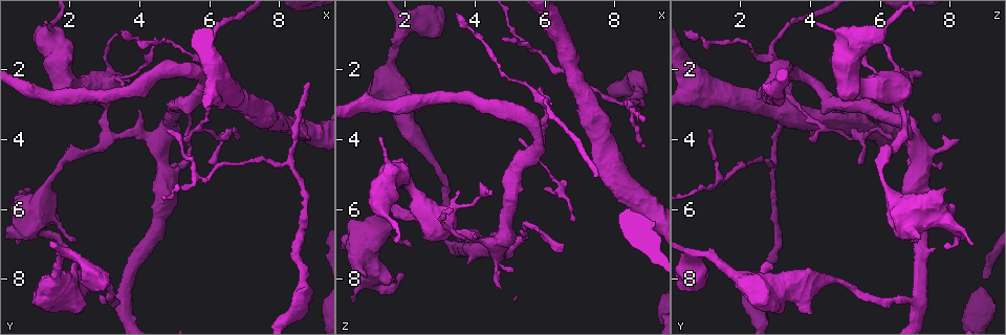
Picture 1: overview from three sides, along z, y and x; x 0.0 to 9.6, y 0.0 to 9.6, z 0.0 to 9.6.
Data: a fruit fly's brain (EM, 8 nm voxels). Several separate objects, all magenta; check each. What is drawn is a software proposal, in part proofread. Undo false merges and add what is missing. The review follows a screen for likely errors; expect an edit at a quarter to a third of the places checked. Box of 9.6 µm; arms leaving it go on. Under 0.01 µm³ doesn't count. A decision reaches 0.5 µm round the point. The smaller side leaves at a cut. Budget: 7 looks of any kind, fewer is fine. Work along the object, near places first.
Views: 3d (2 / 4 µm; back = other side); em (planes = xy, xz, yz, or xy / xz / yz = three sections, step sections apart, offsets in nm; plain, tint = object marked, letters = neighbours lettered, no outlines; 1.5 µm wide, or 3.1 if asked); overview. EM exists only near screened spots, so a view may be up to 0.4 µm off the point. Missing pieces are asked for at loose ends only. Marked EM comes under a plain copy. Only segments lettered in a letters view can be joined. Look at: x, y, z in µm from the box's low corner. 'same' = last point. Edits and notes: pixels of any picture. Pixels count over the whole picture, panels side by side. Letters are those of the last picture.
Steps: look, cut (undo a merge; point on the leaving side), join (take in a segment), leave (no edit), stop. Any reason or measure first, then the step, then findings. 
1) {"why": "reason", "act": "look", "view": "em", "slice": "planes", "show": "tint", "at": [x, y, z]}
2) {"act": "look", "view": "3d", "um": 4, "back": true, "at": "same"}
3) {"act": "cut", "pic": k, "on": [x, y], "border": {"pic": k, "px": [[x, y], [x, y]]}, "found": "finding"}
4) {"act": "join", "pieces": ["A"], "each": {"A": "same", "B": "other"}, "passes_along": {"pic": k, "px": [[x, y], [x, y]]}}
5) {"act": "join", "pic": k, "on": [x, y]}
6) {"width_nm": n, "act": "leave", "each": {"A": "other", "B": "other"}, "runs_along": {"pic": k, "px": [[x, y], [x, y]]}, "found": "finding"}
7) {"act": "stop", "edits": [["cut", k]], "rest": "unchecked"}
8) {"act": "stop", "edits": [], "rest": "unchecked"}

{"why": "thick turns thin", "act": "look", "view": "em", "slice": "xy", "step": 8, "show": "tint", "at": [1.40, 0.80, 6.05]}

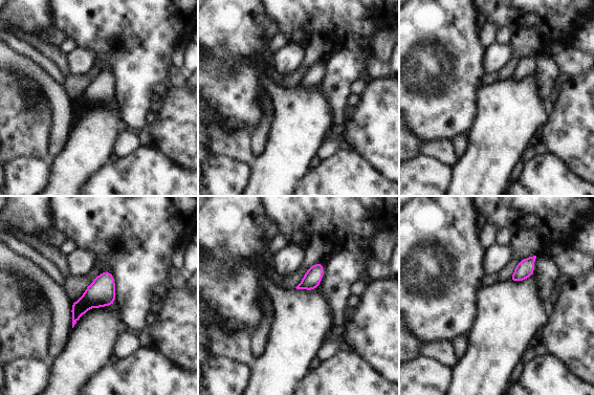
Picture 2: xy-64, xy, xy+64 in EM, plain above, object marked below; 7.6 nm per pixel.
{"act": "look", "view": "em", "slice": "planes", "show": "letters", "at": "same"}

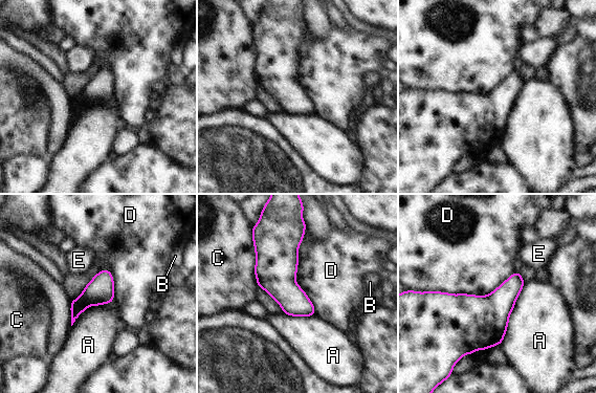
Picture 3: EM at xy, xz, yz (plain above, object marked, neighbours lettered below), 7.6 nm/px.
{"act": "leave", "each": {"A": "other", "B": "other", "C": "other", "D": "other", "E": "other"}, "border": {"pic": 3, "px": [[514, 270], [485, 295], [426, 291]]}, "found": "continuous, no second neuron"}

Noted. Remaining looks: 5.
{"why": "free end", "act": "look", "view": "3d", "um": 4, "back": true, "at": [3.45, 0.95, 6.05]}

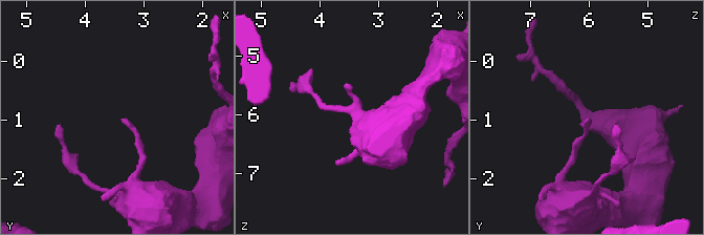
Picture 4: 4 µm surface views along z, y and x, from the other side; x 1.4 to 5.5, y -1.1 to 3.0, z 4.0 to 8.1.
{"act": "look", "view": "em", "slice": "planes", "show": "letters", "at": [3.40, 1.00, 6.05]}

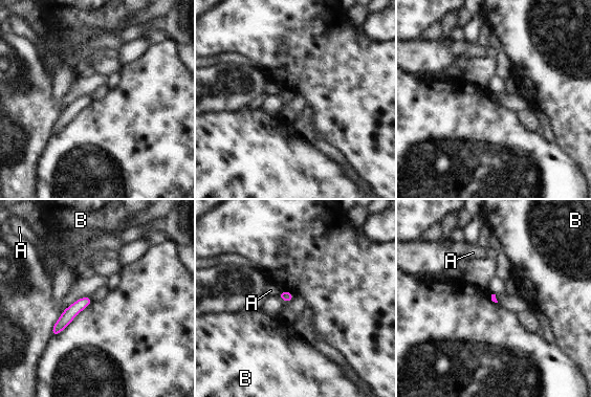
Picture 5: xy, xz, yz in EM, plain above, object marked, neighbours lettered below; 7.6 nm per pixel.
{"act": "leave", "each": {"A": "other", "B": "other"}, "border": {"pic": 5, "px": [[281, 291], [278, 294]]}, "found": "none of them fits"}

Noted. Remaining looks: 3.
{"why": "three arms meet", "act": "look", "view": "3d", "um": 4, "at": [5.00, 4.90, 7.10]}

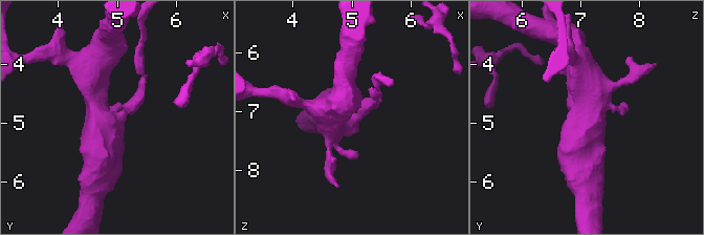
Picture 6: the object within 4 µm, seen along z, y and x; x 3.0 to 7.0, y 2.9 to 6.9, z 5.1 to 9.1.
{"act": "look", "view": "em", "slice": "planes", "show": "letters", "at": [5.05, 4.95, 7.05]}

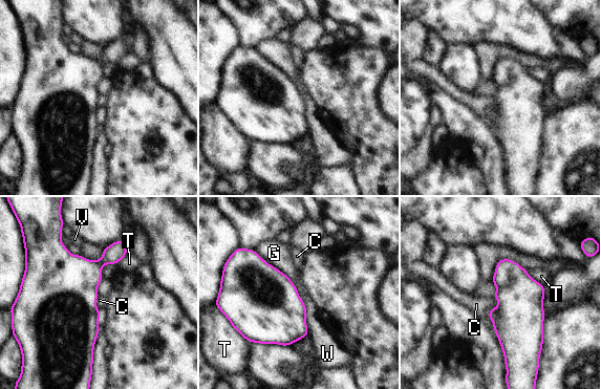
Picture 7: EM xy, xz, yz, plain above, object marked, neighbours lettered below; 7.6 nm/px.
{"act": "leave", "each": {"C": "other", "G": "other", "T": "other", "V": "other", "W": "other"}, "border": {"pic": 7, "px": [[254, 249], [294, 284]]}, "found": "all the same neuron"}

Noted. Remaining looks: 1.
{"act": "stop", "edits": [], "rest": "unchecked"}

